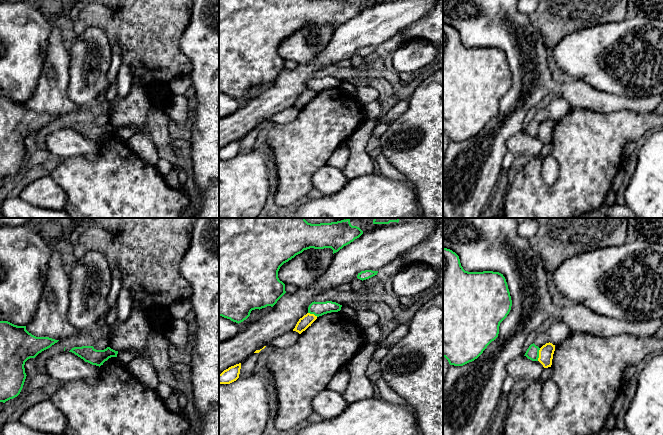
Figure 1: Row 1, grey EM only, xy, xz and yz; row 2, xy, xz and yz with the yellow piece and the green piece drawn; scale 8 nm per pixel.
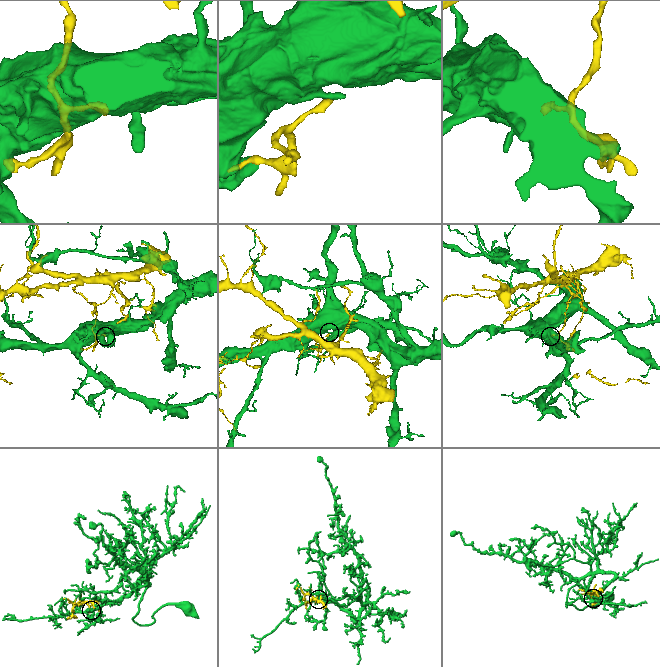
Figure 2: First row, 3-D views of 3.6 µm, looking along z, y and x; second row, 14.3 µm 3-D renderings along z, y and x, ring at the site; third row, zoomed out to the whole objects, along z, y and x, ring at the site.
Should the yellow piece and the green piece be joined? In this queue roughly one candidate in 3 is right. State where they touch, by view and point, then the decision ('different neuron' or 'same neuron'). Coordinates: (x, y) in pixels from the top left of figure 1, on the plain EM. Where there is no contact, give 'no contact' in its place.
meets yellow in yz at (539, 130); different neuron

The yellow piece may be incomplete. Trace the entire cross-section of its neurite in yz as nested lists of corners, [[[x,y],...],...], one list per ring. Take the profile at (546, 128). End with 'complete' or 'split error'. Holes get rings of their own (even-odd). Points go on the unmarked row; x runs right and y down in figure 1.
[[[550,118],[546,119],[540,124],[538,137],[544,144],[551,143],[554,127],[555,121]]]; complete

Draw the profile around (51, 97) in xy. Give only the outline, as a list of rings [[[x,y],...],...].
[[[36,0],[33,4],[51,24],[51,32],[37,89],[26,106],[36,113],[67,115],[78,111],[78,107],[67,95],[70,57],[55,23],[63,17],[62,5],[58,0]]]

